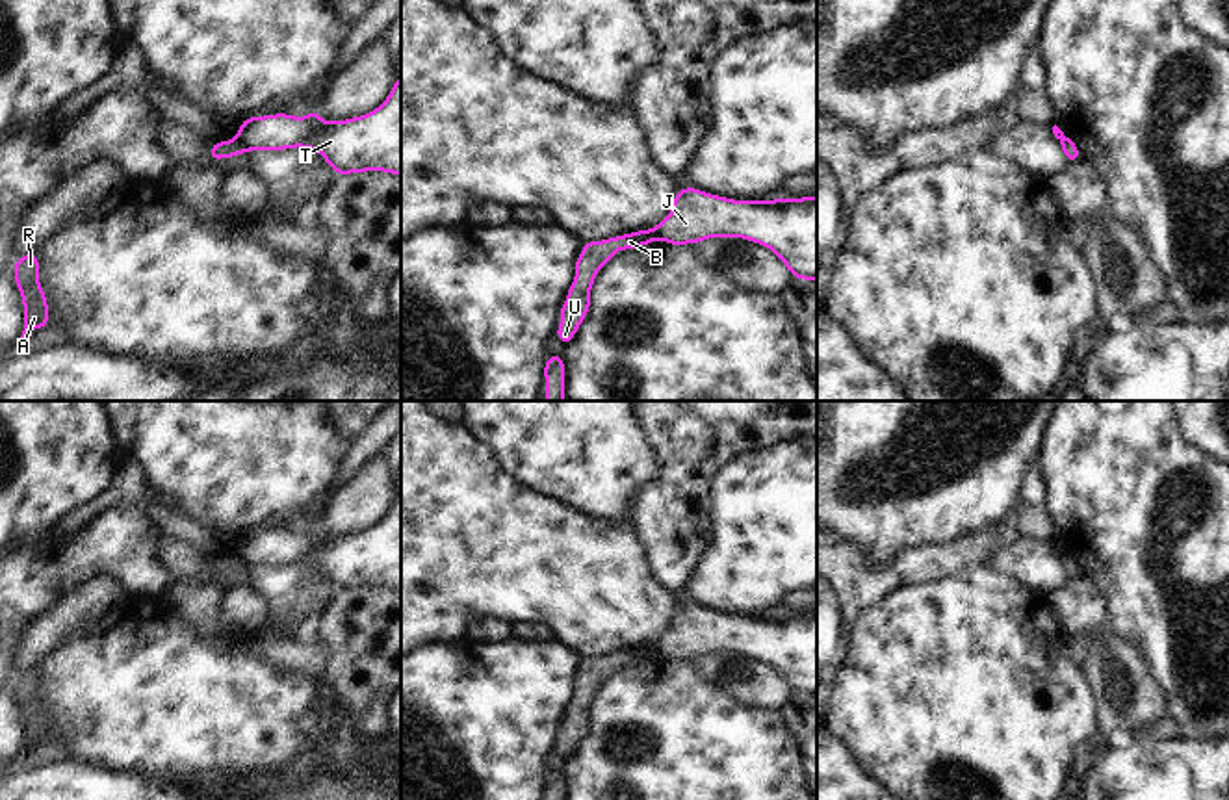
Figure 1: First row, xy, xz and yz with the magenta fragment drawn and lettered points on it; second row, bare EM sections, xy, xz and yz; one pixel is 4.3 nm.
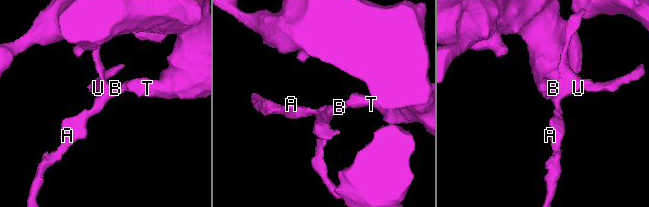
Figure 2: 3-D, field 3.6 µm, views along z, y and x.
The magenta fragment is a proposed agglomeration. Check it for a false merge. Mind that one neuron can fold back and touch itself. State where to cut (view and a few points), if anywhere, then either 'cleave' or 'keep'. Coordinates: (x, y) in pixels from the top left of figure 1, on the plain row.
cut in xy along (234, 555), (247, 567); cleave

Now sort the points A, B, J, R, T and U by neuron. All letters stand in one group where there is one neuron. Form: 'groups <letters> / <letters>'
groups A B R U / J T

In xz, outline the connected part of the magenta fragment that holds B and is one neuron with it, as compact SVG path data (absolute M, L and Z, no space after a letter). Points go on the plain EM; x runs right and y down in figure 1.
M637 646L603 657L583 657L583 668L576 674L576 696L568 702L568 715L561 720L561 742L553 748L563 763L568 761L590 724L590 703L596 689L620 665L631 666L657 657L652 646Z

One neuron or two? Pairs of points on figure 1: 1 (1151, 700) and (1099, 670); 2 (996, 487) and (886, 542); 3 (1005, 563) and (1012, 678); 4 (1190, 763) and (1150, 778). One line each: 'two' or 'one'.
1: one
2: one
3: two
4: one

